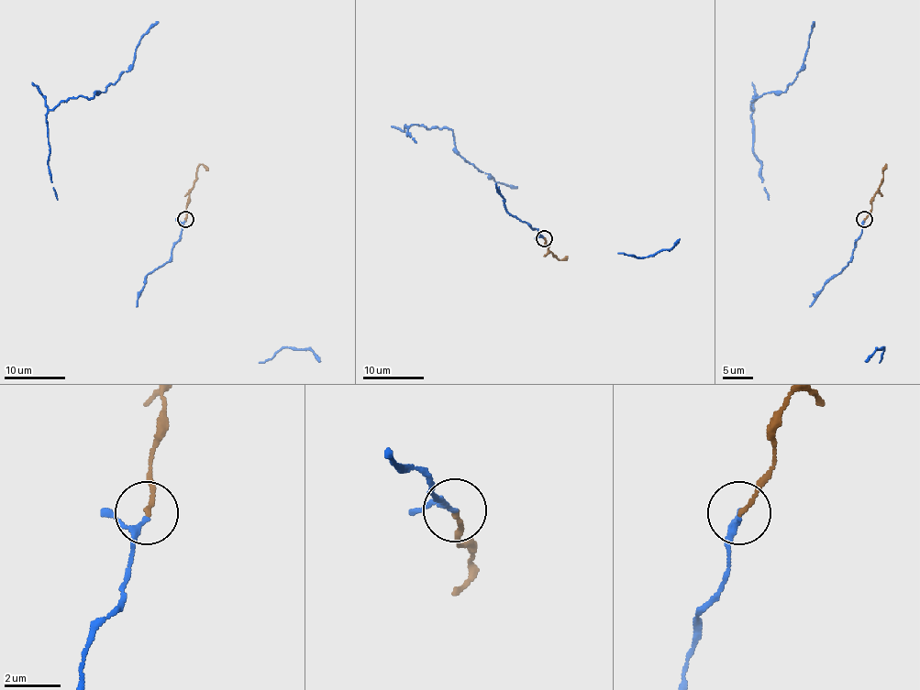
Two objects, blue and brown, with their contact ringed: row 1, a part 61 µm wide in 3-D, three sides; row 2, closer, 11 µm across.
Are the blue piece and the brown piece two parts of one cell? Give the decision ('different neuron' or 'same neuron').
same neuron

